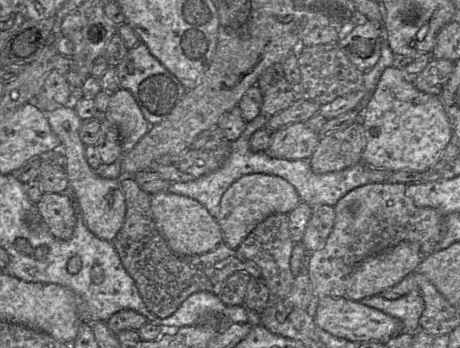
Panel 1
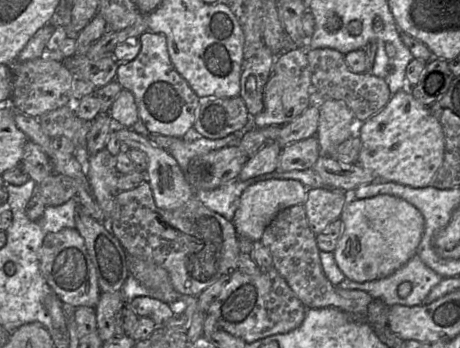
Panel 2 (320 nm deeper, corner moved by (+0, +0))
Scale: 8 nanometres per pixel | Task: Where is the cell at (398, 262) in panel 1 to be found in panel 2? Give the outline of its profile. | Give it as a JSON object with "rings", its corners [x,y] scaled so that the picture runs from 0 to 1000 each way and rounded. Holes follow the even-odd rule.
{"rings":[[[843,557],[789,572],[767,566],[739,626],[746,664],[726,741],[750,799],[772,810],[830,802],[874,767],[904,733],[924,652],[922,626],[902,592]]]}

